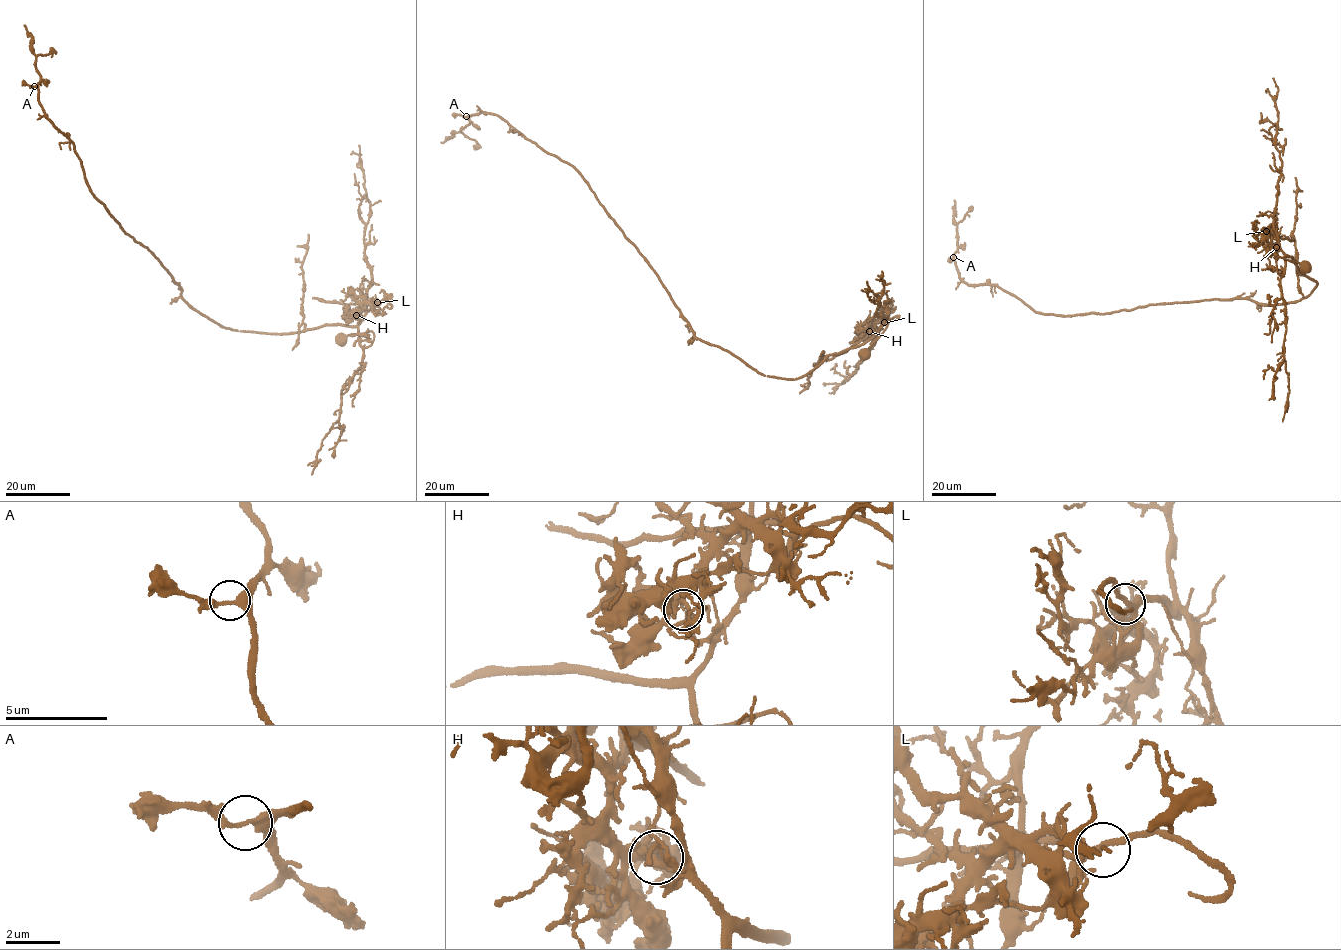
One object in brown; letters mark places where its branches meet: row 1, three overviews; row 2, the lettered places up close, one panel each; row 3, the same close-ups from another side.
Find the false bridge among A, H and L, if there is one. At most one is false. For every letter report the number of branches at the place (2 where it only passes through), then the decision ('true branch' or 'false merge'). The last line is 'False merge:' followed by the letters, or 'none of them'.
A: 3 | true branch
H: 3 | false merge
L: 3 | true branch
False merge: H

